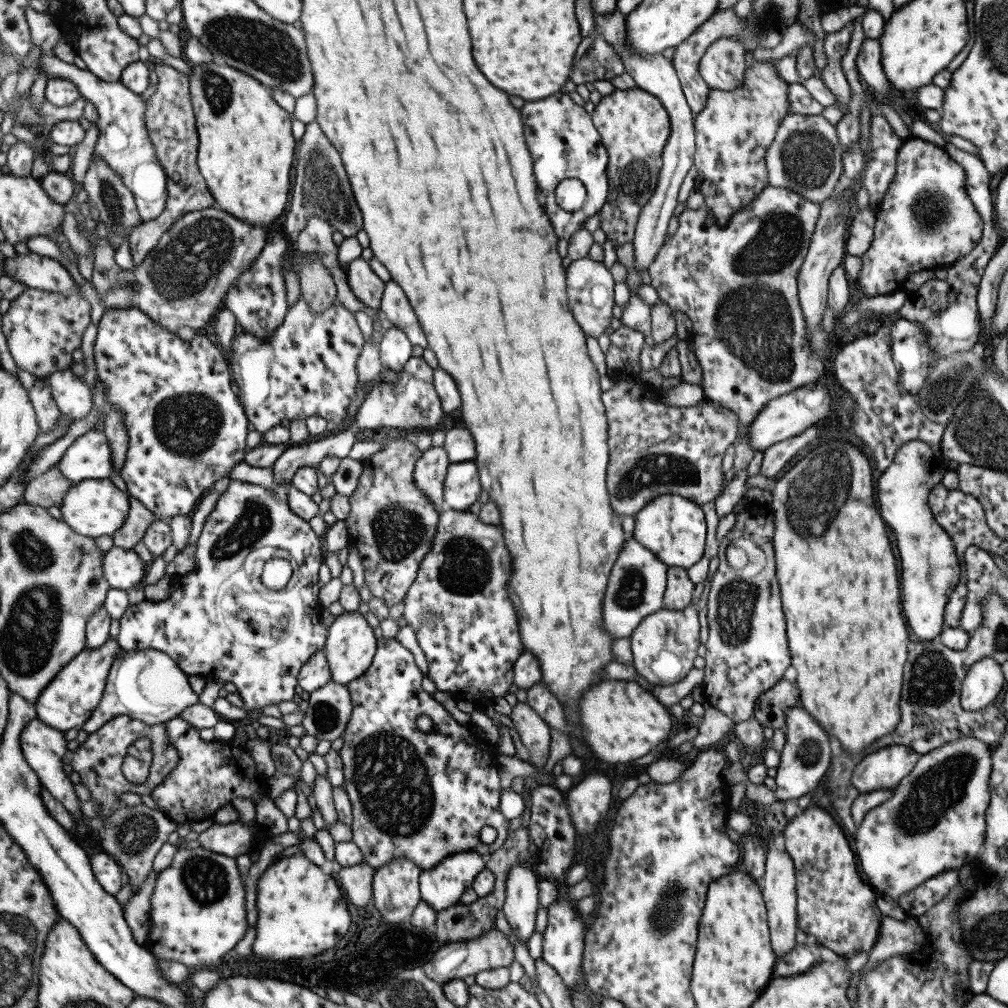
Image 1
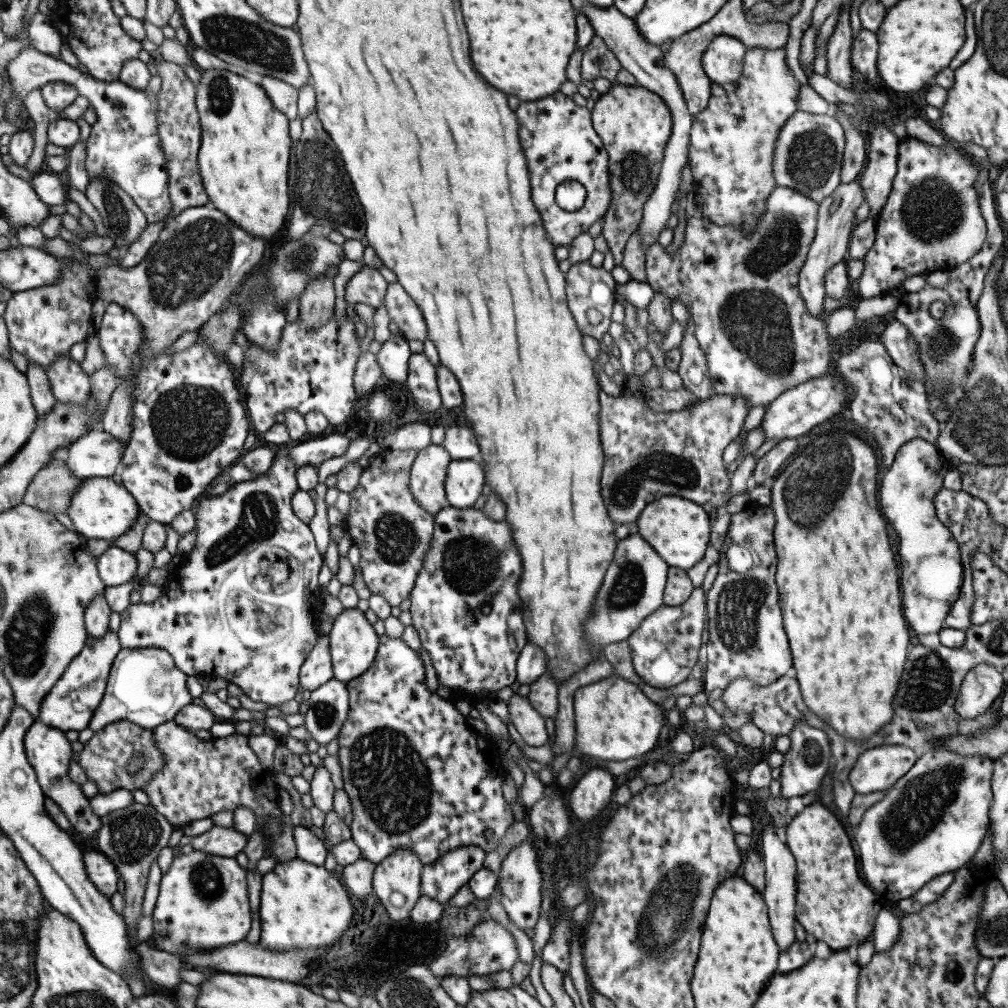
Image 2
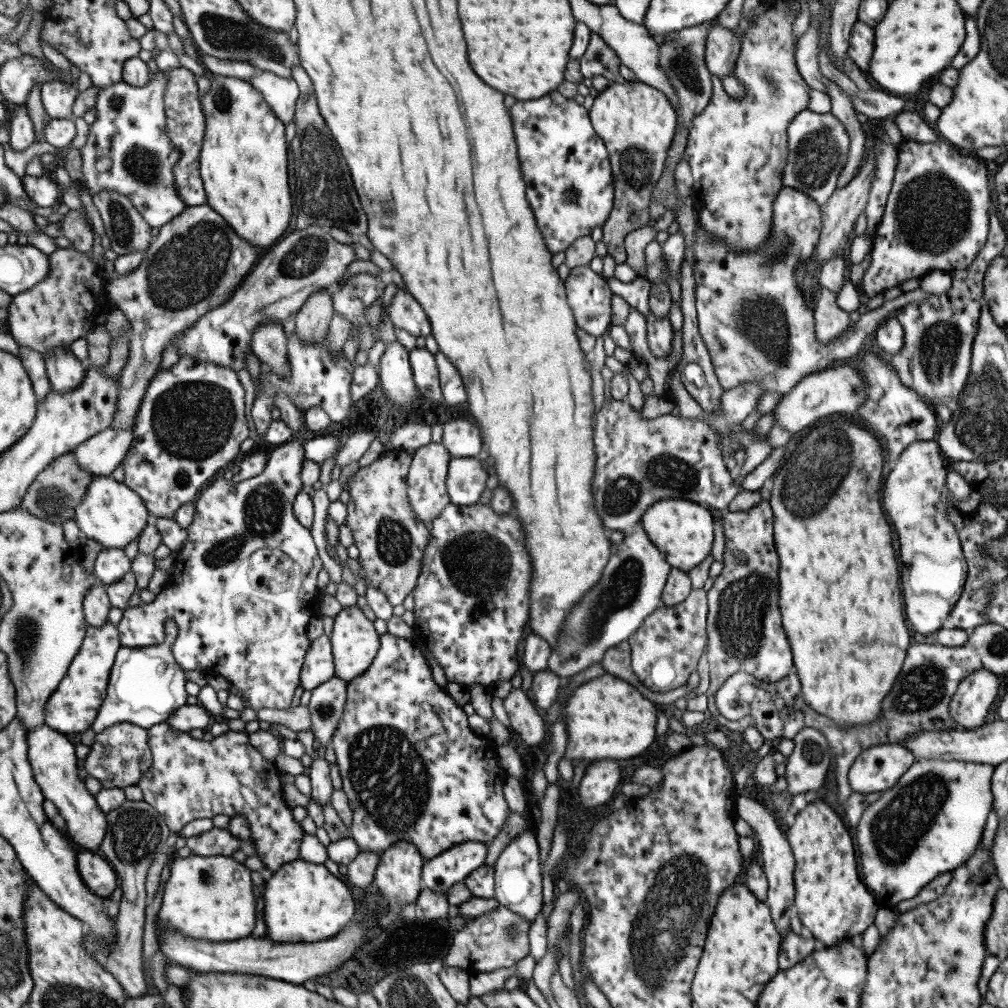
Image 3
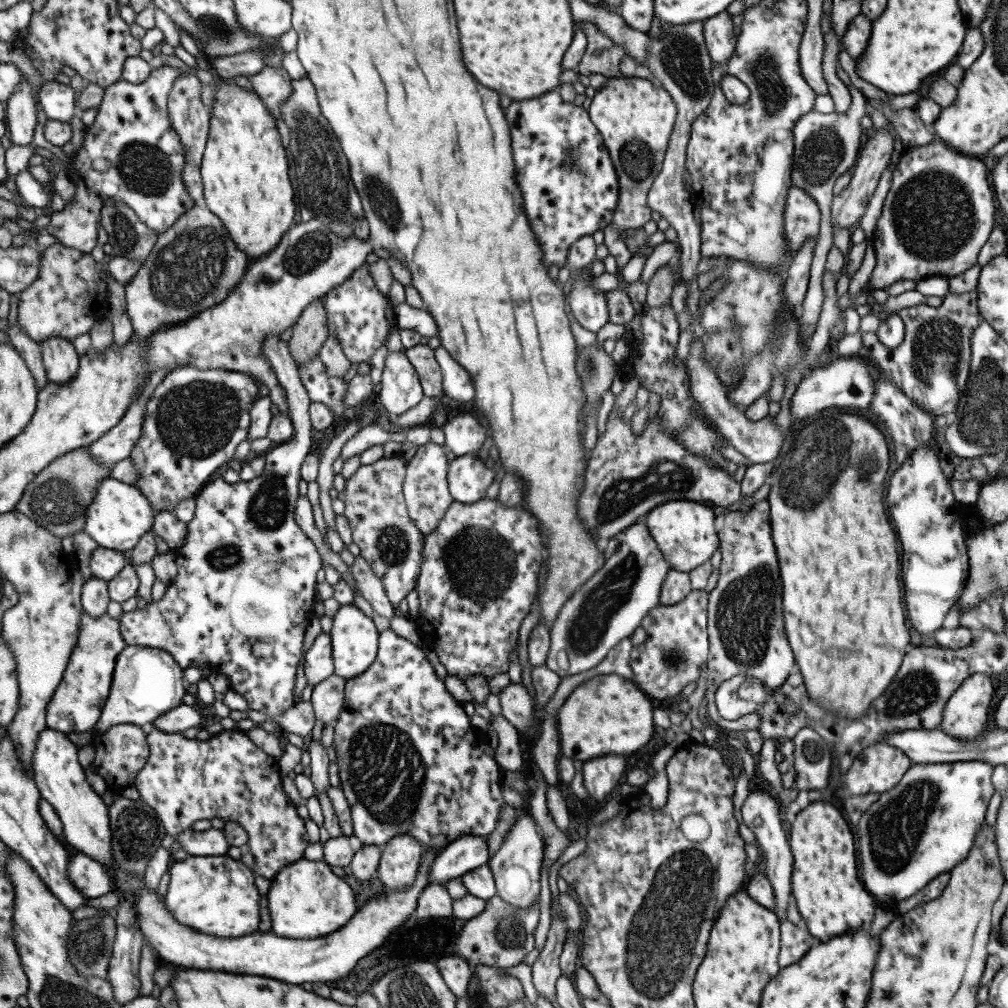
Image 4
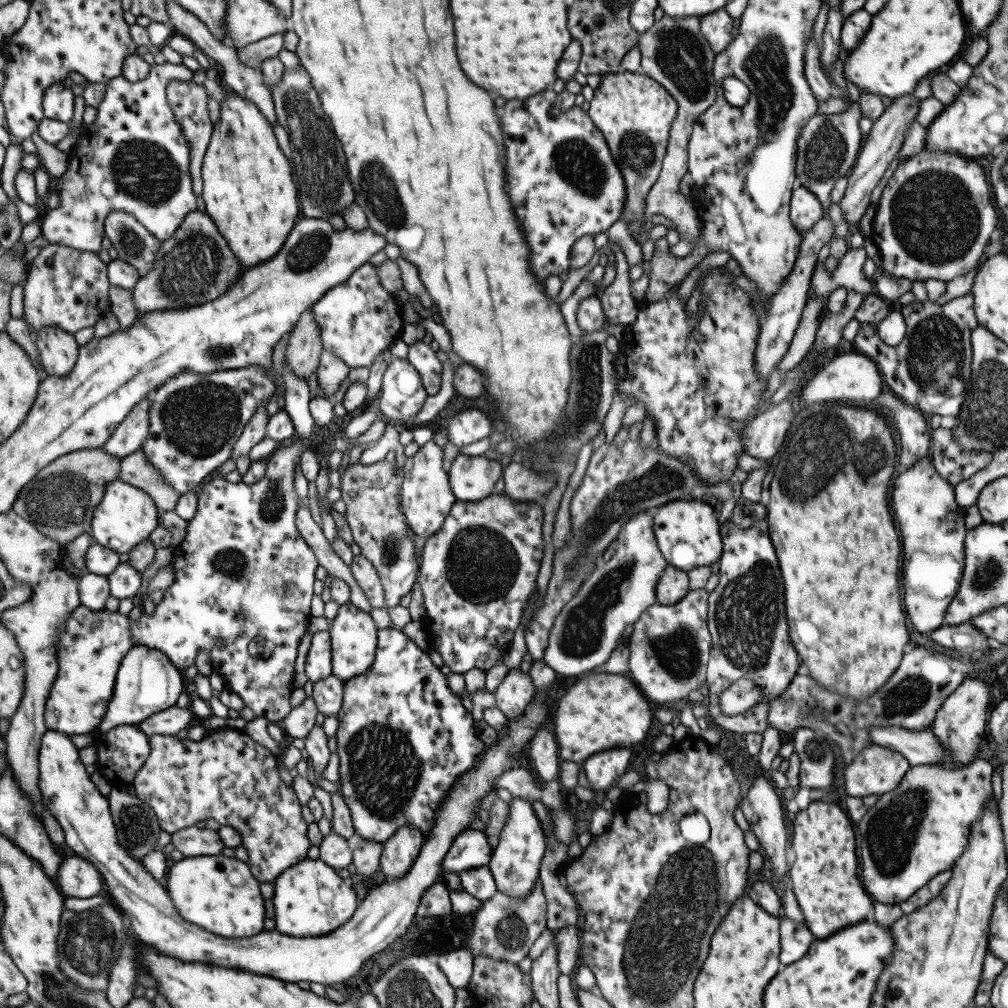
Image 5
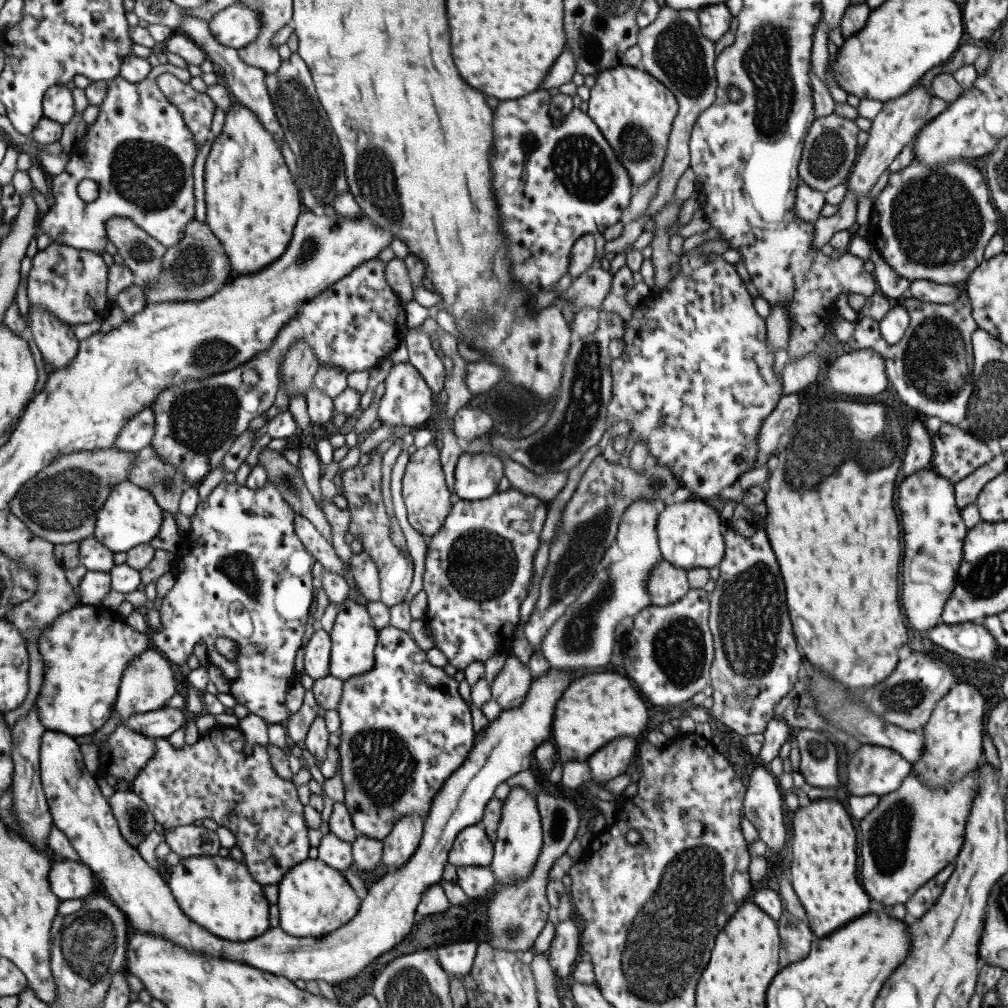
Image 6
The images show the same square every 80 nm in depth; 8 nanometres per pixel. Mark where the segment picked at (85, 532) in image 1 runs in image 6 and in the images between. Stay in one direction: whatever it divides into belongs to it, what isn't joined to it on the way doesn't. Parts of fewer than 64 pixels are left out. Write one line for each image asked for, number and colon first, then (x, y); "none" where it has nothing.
2: (100, 508)
3: (110, 513)
4: (118, 516)
5: (125, 516)
6: (129, 516)

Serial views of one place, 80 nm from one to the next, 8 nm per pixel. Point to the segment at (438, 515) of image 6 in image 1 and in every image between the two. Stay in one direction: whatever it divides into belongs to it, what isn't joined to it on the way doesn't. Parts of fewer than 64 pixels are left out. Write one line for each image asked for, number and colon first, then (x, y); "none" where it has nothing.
1: (429, 469)
2: (427, 473)
3: (425, 486)
4: (425, 491)
5: (426, 497)

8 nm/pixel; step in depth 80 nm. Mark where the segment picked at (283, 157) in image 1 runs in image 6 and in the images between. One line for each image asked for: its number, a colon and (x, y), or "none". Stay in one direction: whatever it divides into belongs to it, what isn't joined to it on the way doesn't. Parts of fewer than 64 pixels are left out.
2: (243, 156)
3: (242, 163)
4: (244, 171)
5: (247, 191)
6: (251, 205)

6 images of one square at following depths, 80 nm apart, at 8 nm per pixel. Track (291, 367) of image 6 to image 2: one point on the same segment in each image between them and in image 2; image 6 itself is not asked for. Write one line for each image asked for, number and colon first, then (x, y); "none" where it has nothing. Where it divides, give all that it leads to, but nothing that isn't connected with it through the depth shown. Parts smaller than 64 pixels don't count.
2: (316, 304)
3: (312, 320)
4: (308, 334)
5: (303, 350)

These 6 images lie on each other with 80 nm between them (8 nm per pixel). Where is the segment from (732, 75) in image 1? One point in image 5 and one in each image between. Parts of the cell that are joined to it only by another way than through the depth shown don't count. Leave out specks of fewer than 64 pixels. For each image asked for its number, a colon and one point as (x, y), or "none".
2: (721, 61)
3: (721, 48)
4: (717, 30)
5: (715, 26)

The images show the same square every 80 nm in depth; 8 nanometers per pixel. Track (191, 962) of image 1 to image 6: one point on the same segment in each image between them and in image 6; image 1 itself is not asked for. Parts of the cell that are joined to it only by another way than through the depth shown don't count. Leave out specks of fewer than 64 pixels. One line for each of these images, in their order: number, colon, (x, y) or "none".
2: (201, 904)
3: (210, 897)
4: (216, 895)
5: (202, 888)
6: (215, 892)

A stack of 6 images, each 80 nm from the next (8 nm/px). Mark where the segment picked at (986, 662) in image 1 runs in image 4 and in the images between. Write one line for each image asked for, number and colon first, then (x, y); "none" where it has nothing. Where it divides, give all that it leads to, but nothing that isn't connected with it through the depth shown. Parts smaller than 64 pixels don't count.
2: (982, 684)
3: (968, 707)
4: (964, 714)

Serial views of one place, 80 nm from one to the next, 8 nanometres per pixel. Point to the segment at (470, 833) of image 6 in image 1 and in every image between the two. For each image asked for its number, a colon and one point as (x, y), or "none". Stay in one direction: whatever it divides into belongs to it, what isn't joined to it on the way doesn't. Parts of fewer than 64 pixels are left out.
1: (441, 886)
2: (439, 880)
3: (438, 874)
4: (465, 853)
5: (469, 849)

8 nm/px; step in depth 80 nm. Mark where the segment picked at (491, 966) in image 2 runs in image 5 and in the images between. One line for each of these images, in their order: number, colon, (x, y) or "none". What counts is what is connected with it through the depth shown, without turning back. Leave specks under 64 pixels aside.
3: (496, 939)
4: (501, 934)
5: (504, 928)

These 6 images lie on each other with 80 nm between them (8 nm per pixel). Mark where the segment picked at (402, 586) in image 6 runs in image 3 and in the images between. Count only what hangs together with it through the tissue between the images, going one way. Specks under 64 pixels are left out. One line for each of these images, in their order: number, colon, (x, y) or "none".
3: (391, 541)
4: (388, 541)
5: (369, 492)

